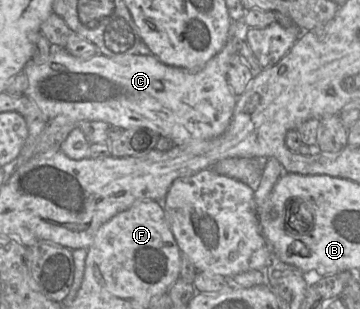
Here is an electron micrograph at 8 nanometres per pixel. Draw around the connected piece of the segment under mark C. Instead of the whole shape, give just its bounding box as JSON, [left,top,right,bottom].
[23,37,240,145]

